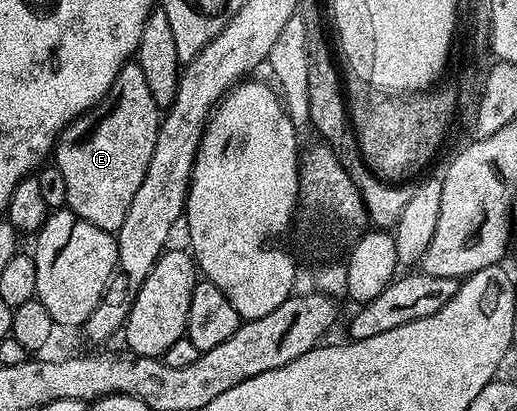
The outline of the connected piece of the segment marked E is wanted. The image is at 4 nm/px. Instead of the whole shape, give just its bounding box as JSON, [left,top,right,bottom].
[51,62,161,234]

